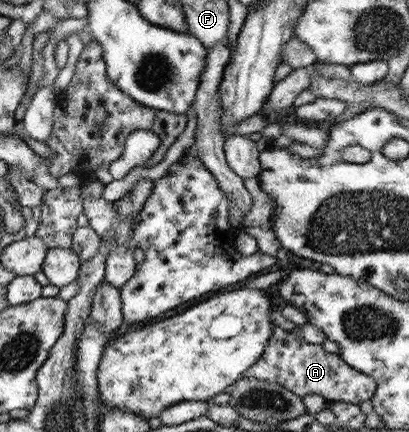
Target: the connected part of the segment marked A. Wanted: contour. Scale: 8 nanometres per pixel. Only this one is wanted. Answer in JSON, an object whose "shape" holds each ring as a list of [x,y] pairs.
{"shape":[[[298,327],[287,332],[285,342],[275,340],[267,342],[263,348],[263,354],[241,374],[241,377],[253,377],[281,385],[301,398],[305,394],[317,394],[328,402],[359,405],[373,397],[376,384],[371,376],[351,368],[341,360],[338,353],[326,352],[321,344],[309,344],[302,341],[298,336]]]}

